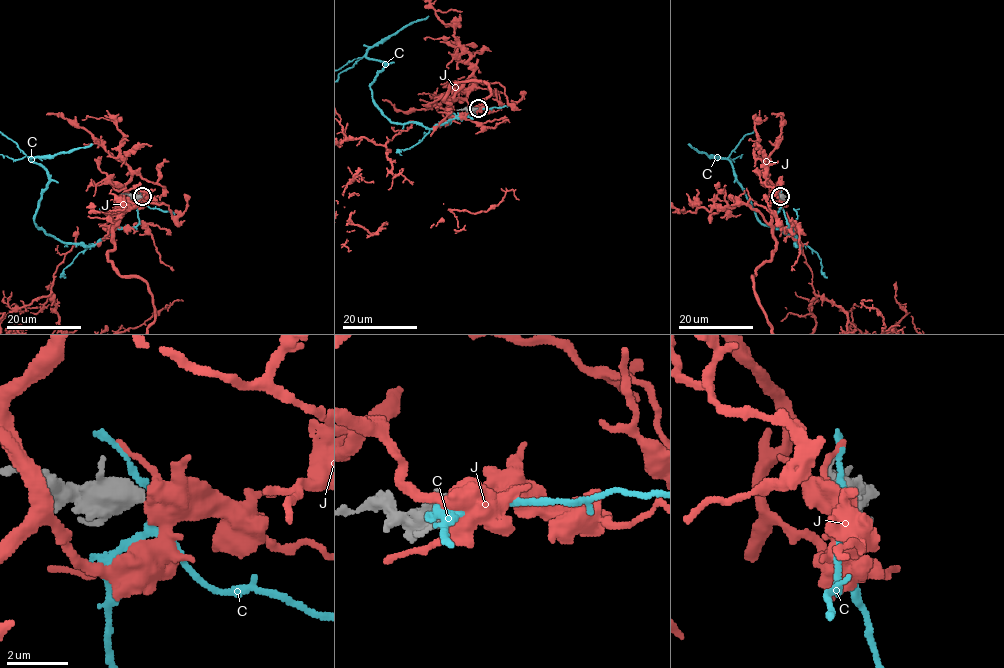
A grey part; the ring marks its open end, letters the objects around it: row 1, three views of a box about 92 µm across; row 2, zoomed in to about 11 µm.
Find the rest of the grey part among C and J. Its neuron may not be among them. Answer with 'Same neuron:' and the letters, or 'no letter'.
Same neuron: no letter

